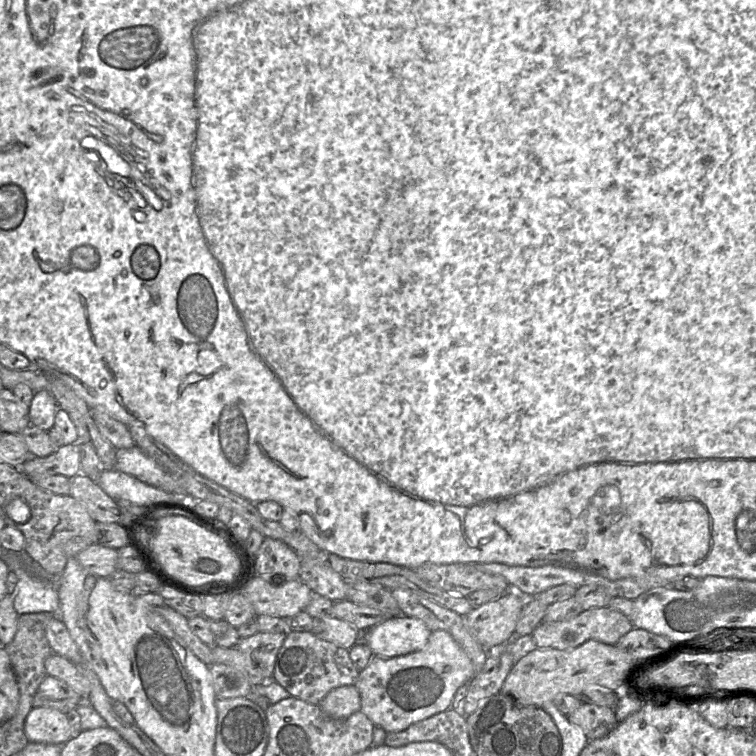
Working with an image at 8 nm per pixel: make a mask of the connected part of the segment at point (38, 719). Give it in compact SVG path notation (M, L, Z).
M32 707L24 722L28 742L64 745L73 737L66 714L54 708Z

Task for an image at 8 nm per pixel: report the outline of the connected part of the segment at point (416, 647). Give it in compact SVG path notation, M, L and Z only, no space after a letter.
M397 615L367 629L366 644L374 656L392 658L422 650L431 631L416 618Z

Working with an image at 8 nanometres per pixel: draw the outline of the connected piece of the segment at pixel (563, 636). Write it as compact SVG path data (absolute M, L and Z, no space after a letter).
M594 607L581 612L576 617L558 622L541 622L531 634L537 648L558 650L573 649L588 640L596 640L608 645L616 645L619 639L633 629L630 619L623 613L606 607Z

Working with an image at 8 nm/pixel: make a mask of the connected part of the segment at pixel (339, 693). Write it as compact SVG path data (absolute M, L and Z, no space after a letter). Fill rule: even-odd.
M355 685L332 689L318 704L325 714L344 719L361 709L361 697Z

